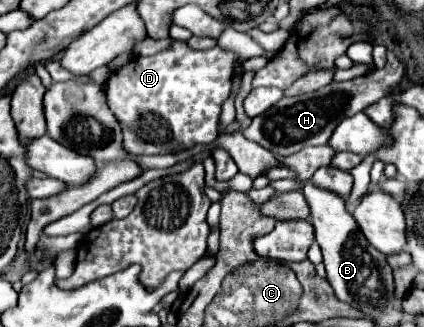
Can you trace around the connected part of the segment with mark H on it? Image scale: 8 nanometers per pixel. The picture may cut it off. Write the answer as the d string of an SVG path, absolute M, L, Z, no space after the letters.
M389 52L387 64L373 74L359 76L359 78L353 78L353 80L341 82L341 84L331 82L329 86L325 86L317 92L311 92L311 94L303 94L303 96L293 96L293 98L283 96L267 112L253 118L251 126L245 130L245 138L261 144L263 148L267 148L279 156L291 156L291 154L303 150L305 146L325 144L329 140L329 134L335 130L335 126L343 118L363 112L365 106L383 98L393 86L399 84L399 80L403 78L403 72L405 72L405 66L395 58L393 52Z

